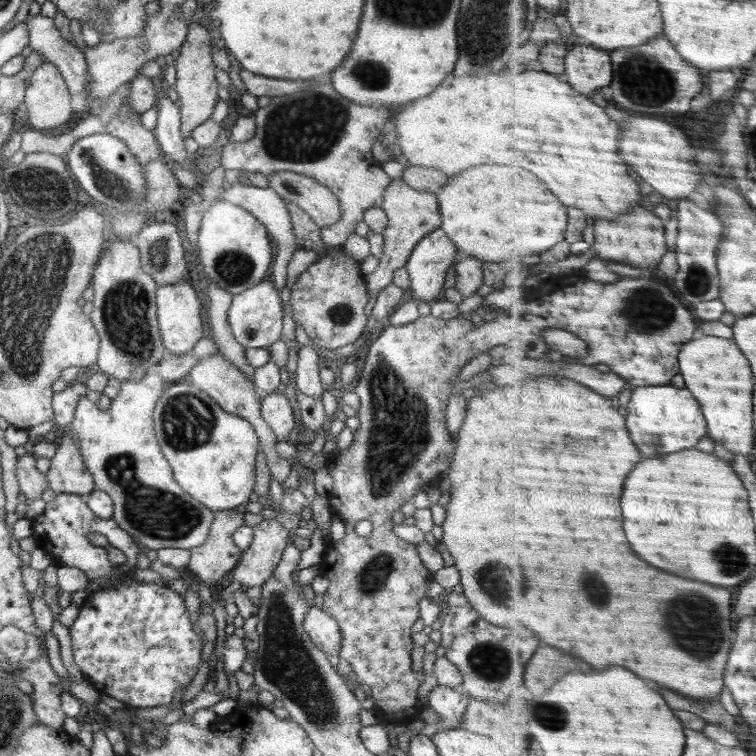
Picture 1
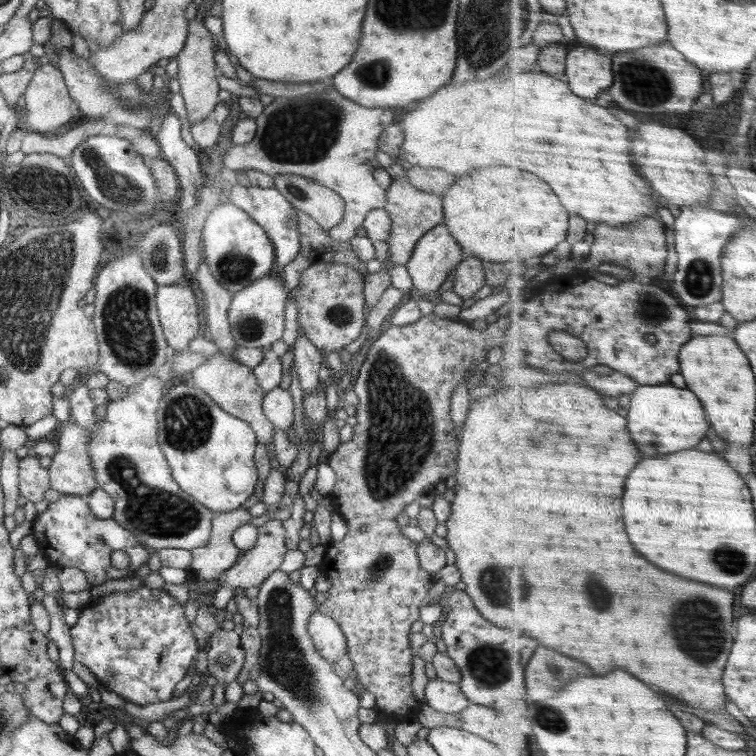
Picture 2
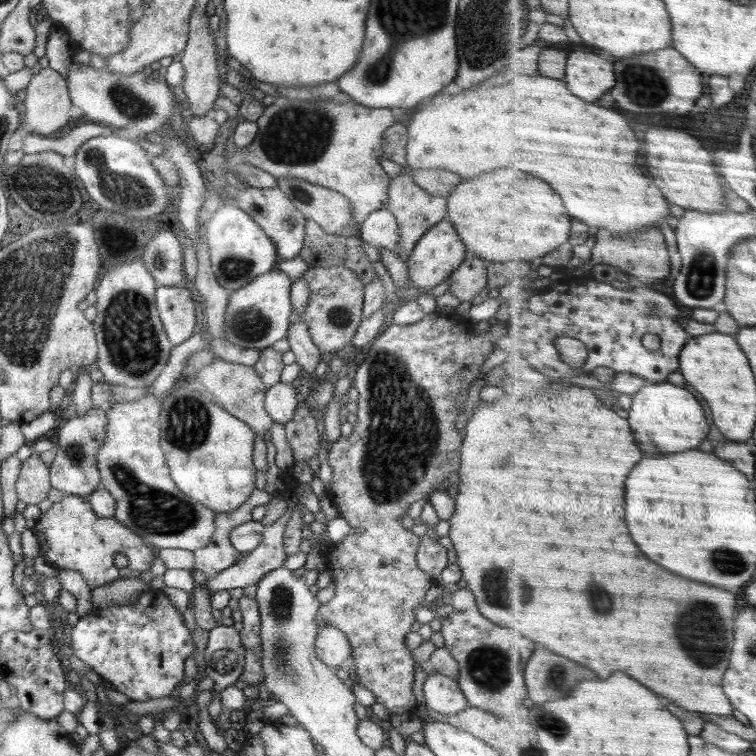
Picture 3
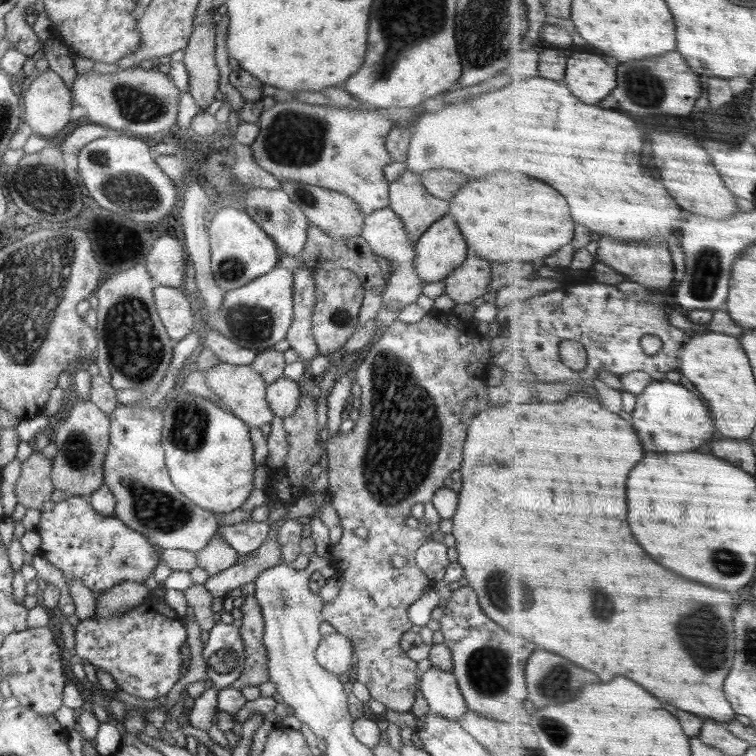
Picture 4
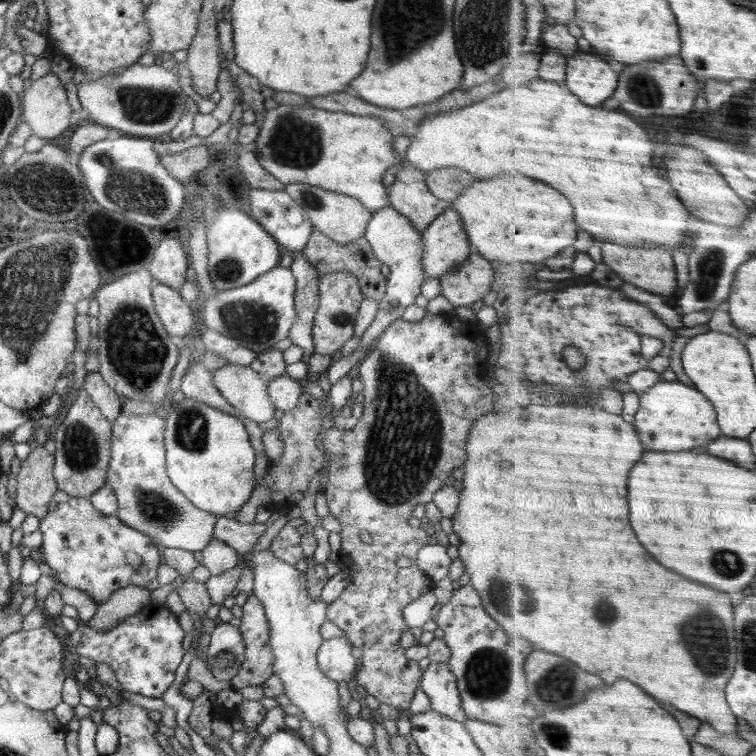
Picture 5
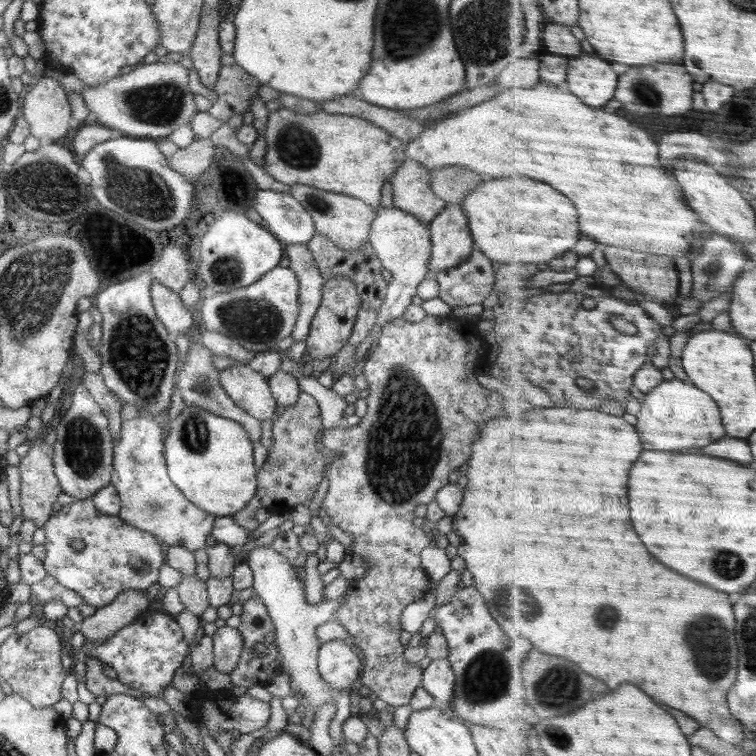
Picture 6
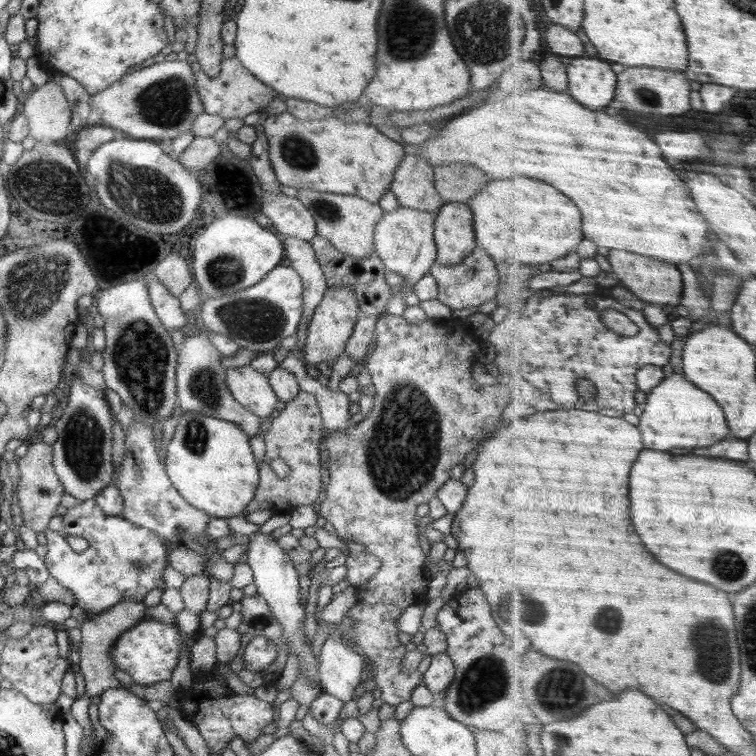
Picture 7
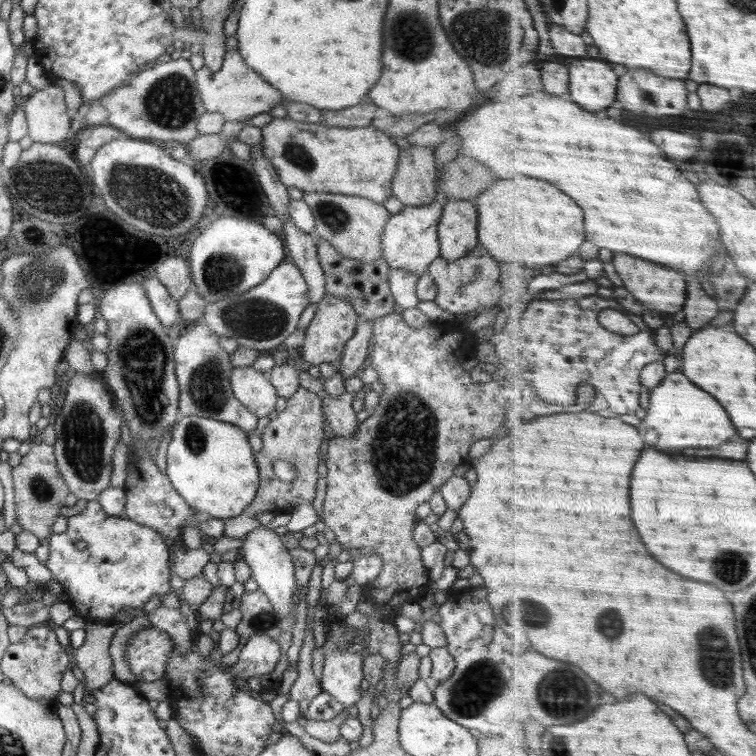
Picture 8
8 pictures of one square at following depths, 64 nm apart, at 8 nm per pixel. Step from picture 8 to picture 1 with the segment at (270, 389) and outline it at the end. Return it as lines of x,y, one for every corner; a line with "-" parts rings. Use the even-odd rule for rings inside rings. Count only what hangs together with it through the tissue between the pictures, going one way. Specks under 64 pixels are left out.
216,353
208,357
200,358
196,366
190,369
188,380
196,388
203,390
210,398
214,399
222,410
230,414
236,414
244,420
247,420
259,438
259,448
264,452
271,478
276,482
282,483
290,475
292,461
281,458
276,453
277,438
272,432
272,428
264,422
264,418
260,412
260,398
256,394
256,390
252,388
252,382
248,380
248,376
244,372
240,372
240,368
232,364
224,355

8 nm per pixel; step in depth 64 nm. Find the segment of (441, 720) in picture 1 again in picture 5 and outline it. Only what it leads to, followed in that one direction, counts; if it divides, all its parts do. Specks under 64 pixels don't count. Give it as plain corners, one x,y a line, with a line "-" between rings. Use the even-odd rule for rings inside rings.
444,662
430,663
421,674
419,689
426,693
435,712
461,723
467,720
455,677

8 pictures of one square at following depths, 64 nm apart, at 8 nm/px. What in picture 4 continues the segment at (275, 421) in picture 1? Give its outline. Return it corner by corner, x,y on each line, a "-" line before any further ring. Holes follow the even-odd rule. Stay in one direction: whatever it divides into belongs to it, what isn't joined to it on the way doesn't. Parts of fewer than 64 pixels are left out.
284,375
266,387
266,402
268,402
268,408
278,418
284,419
292,416
298,406
300,397
299,385
296,381
292,381

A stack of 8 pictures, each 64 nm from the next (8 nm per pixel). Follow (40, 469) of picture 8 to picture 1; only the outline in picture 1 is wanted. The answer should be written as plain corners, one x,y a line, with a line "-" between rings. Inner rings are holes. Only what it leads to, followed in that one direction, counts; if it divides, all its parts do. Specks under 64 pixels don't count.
28,452
18,456
15,476
20,491
26,496
28,502
42,498
44,490
48,488
45,476
36,470
36,460

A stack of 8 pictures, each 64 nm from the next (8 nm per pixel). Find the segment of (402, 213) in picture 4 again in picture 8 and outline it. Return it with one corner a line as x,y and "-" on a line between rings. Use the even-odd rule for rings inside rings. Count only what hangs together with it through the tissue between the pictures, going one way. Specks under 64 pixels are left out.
411,145
399,151
391,194
408,207
426,207
437,198
438,172
432,147

